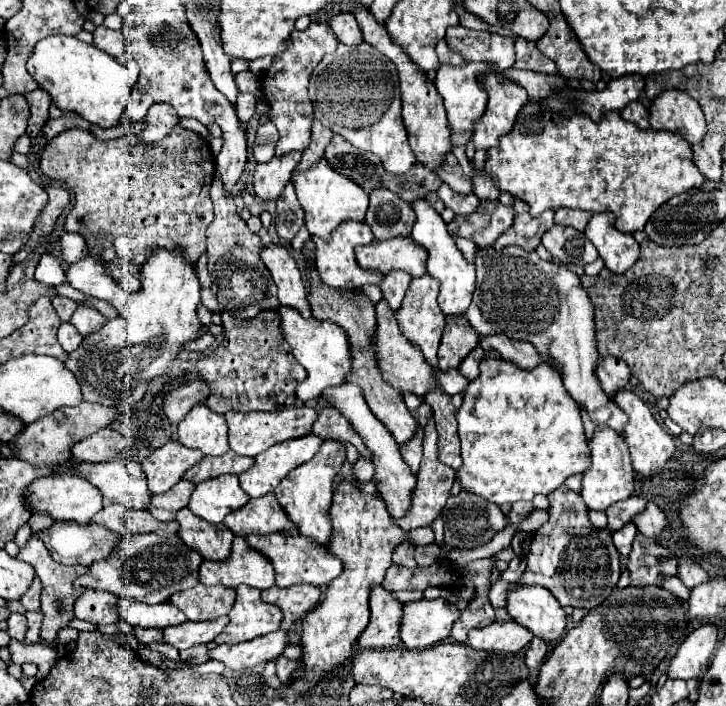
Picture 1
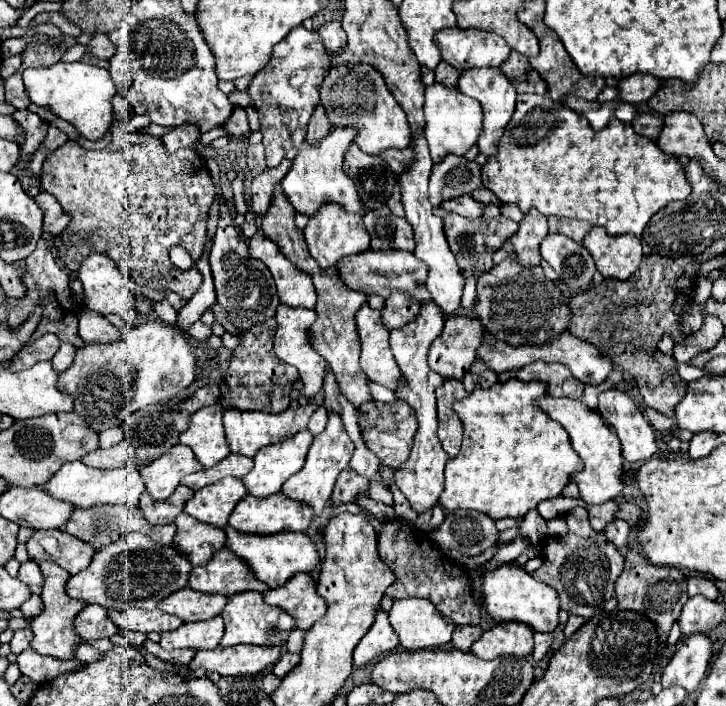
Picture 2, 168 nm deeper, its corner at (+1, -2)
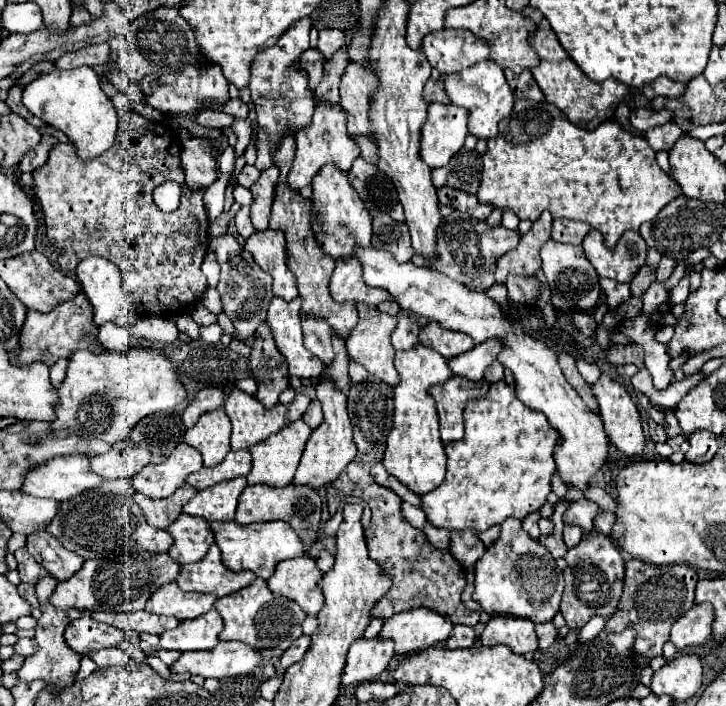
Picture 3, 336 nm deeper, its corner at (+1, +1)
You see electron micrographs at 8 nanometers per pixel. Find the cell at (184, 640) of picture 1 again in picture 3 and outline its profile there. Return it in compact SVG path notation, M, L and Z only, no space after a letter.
M210 609L202 617L182 621L176 629L164 631L160 635L162 649L174 651L190 651L190 649L212 649L218 643L218 633L224 629L220 613Z

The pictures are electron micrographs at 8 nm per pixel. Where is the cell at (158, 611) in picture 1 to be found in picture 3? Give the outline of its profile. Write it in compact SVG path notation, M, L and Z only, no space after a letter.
M96 611L90 613L90 617L94 621L106 623L106 625L114 625L123 632L136 631L137 633L156 633L162 635L168 629L178 627L178 619L176 617L164 617L164 615L154 615L148 611L136 611L136 613L108 613L108 611Z

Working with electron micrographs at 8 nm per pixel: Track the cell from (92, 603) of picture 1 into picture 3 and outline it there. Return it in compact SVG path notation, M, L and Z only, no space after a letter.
M84 613L84 617L68 625L64 639L72 651L76 651L80 657L88 657L92 651L118 647L118 643L124 639L124 633L116 627L92 621L90 615Z

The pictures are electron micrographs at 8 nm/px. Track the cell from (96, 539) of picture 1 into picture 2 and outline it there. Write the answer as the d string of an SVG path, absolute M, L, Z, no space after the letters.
M36 530L26 542L32 560L52 560L70 574L86 570L96 554L96 548L66 530Z

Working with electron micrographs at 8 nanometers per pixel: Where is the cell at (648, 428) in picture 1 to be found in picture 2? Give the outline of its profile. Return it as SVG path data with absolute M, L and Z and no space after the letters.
M616 388L602 392L598 412L616 428L622 442L622 454L630 464L646 462L658 452L654 428L626 392Z

